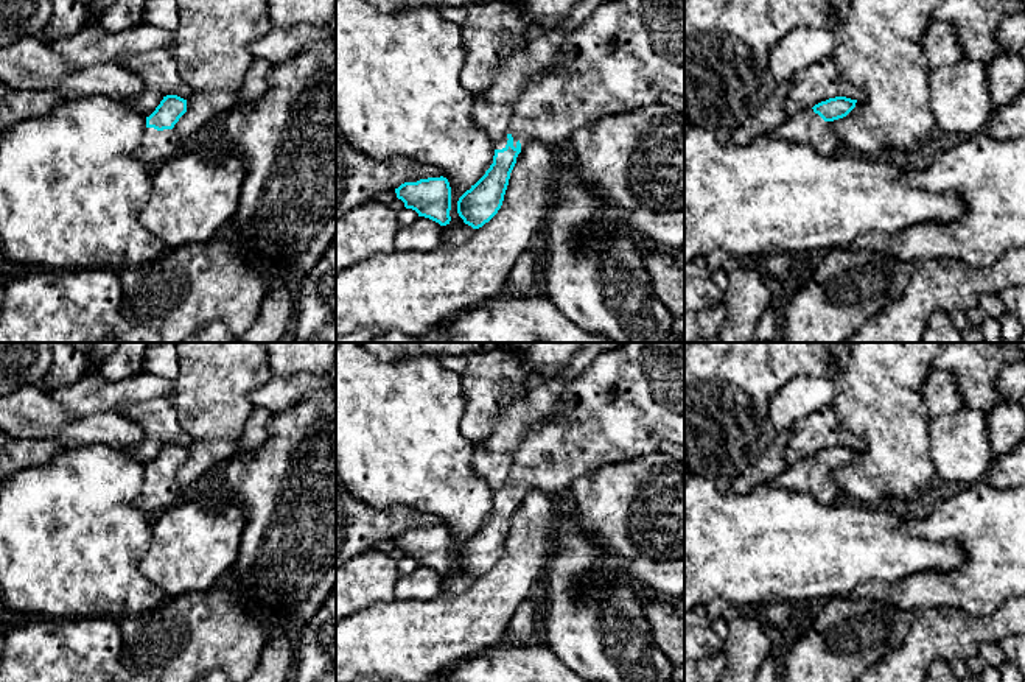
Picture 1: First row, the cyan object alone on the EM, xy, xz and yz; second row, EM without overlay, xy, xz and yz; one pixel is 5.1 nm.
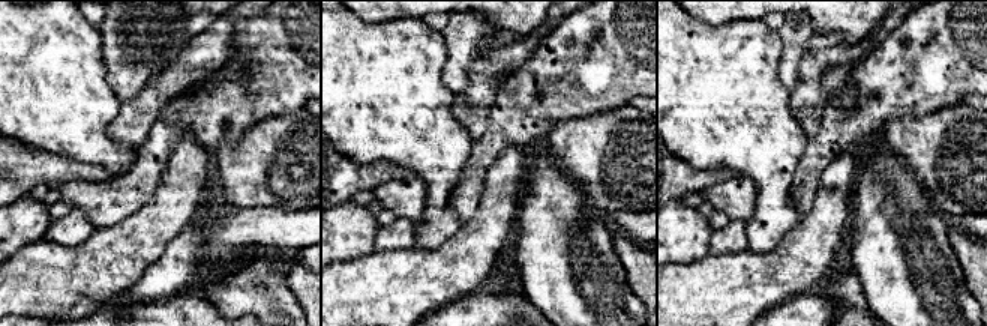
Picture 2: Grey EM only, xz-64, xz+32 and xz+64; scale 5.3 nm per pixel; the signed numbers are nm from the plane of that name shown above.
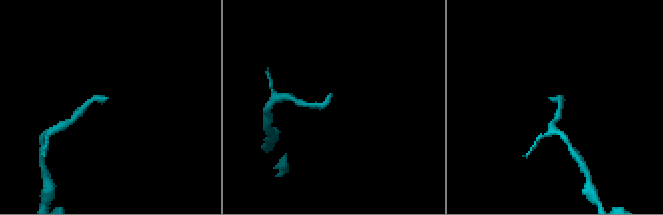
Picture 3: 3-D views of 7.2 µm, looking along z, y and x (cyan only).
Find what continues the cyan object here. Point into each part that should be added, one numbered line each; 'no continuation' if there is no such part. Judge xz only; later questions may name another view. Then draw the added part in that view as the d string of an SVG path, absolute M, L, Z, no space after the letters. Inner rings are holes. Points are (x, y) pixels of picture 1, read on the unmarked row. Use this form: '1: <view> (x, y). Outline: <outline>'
1: xz (629, 402). Outline: M624 343L616 350L602 352L596 357L585 371L565 389L561 402L549 419L537 419L535 427L523 439L513 456L513 466L509 475L509 483L513 486L513 495L521 492L521 497L532 489L544 494L571 489L572 483L585 475L593 475L607 466L631 461L649 456L664 444L684 444L684 343Z

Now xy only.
1: xy (162, 494). Outline: M146 476L145 492L151 514L157 515L174 506L180 500L184 489L173 478Z

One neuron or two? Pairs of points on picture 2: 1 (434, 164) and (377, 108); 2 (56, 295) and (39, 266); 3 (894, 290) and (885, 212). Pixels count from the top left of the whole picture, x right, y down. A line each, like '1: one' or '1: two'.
1: one
2: one
3: one

